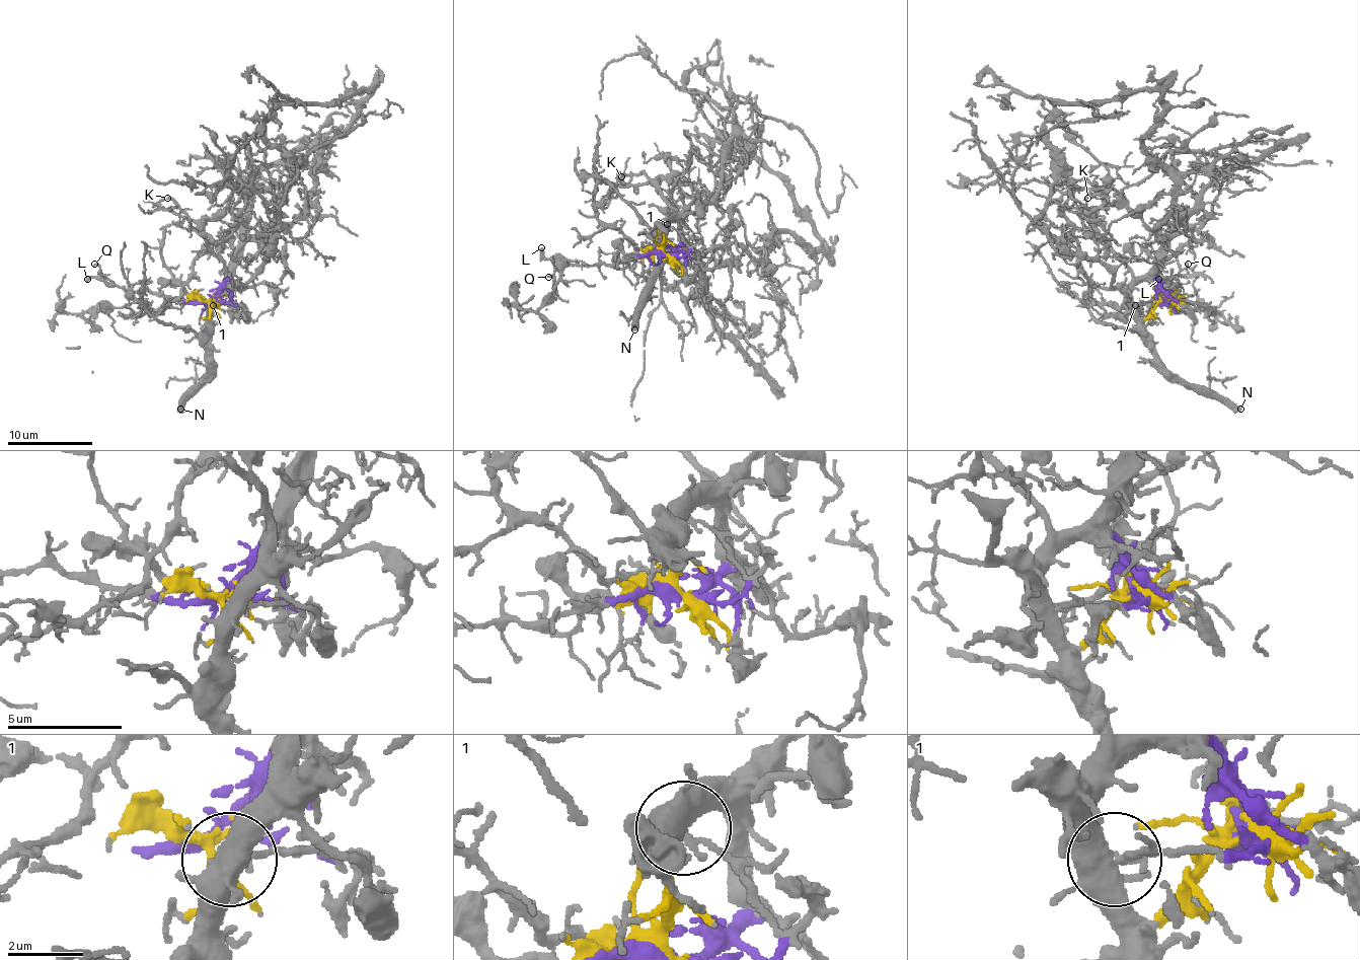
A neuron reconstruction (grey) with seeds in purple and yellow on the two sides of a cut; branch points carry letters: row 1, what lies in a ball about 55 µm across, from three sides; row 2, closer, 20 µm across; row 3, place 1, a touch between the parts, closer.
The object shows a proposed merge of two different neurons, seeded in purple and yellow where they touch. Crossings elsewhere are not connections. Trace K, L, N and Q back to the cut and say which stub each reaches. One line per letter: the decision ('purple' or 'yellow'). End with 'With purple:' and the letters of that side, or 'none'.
K: yellow
L: purple
N: yellow
Q: purple
With purple: L, Q

